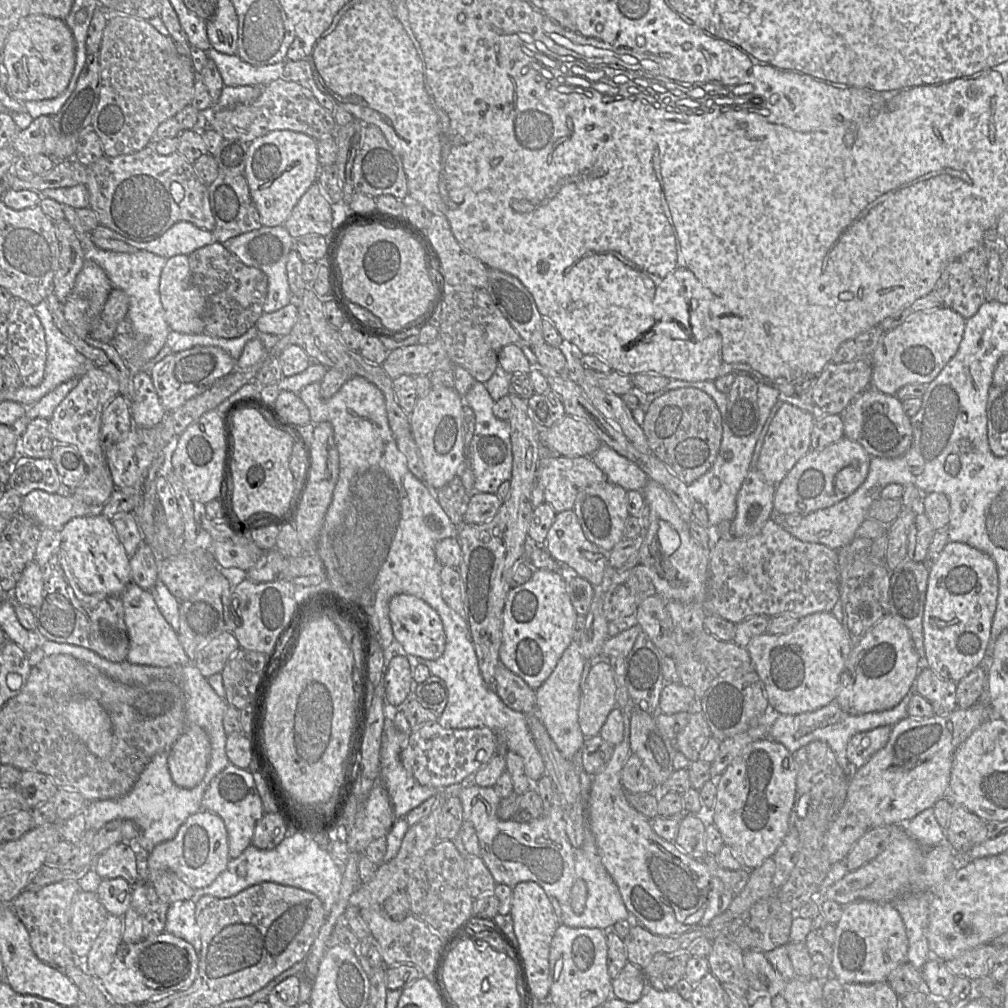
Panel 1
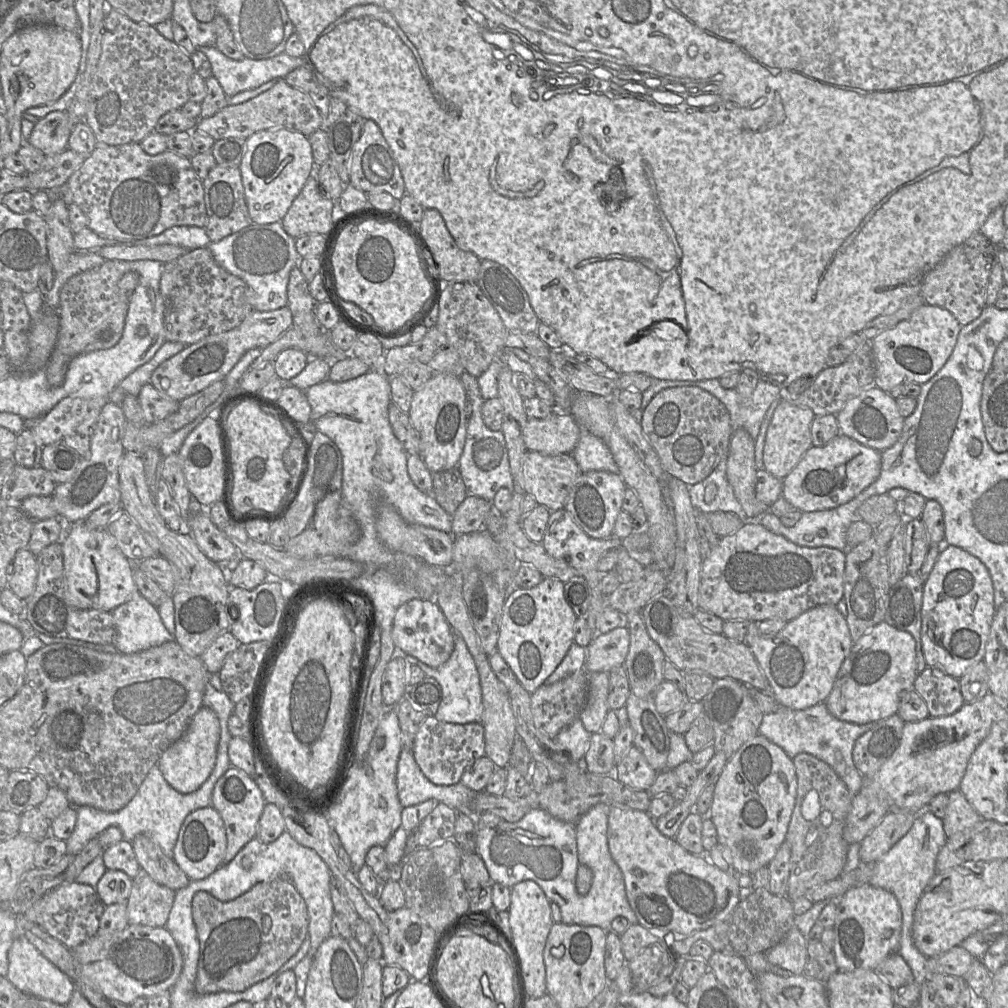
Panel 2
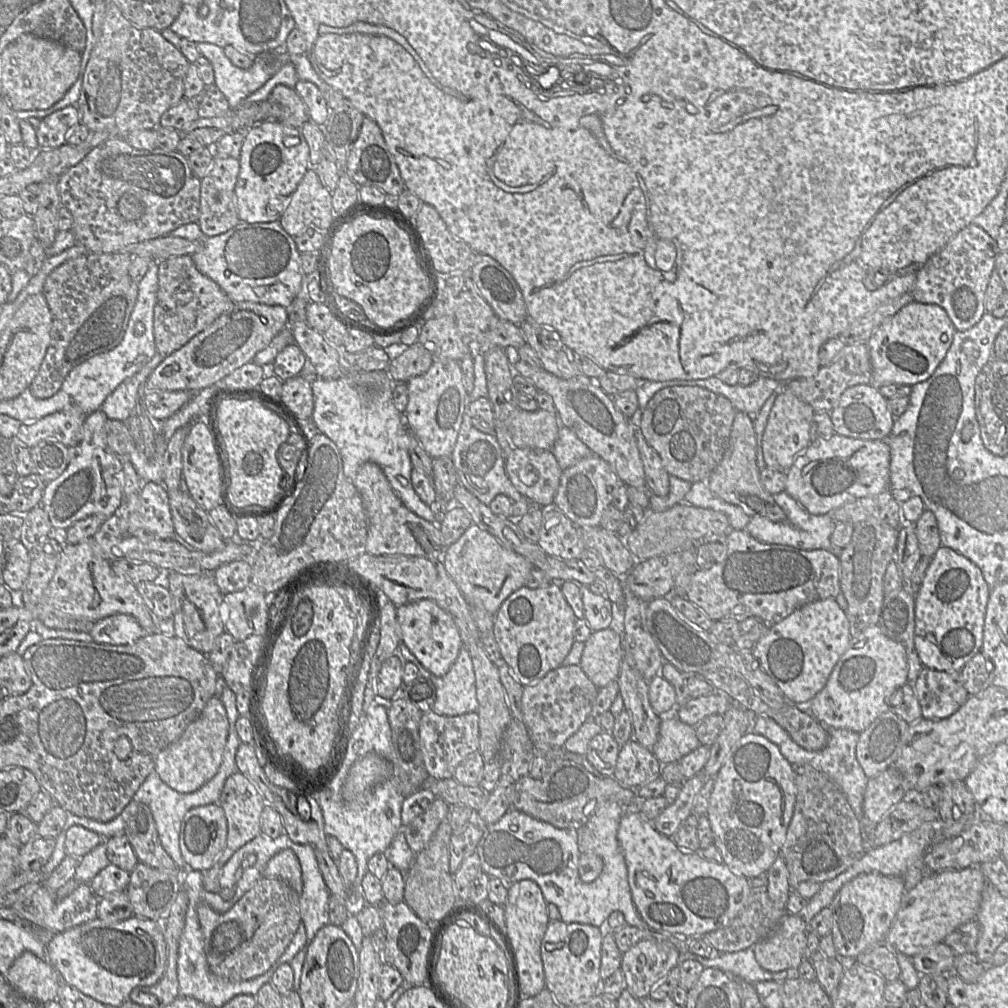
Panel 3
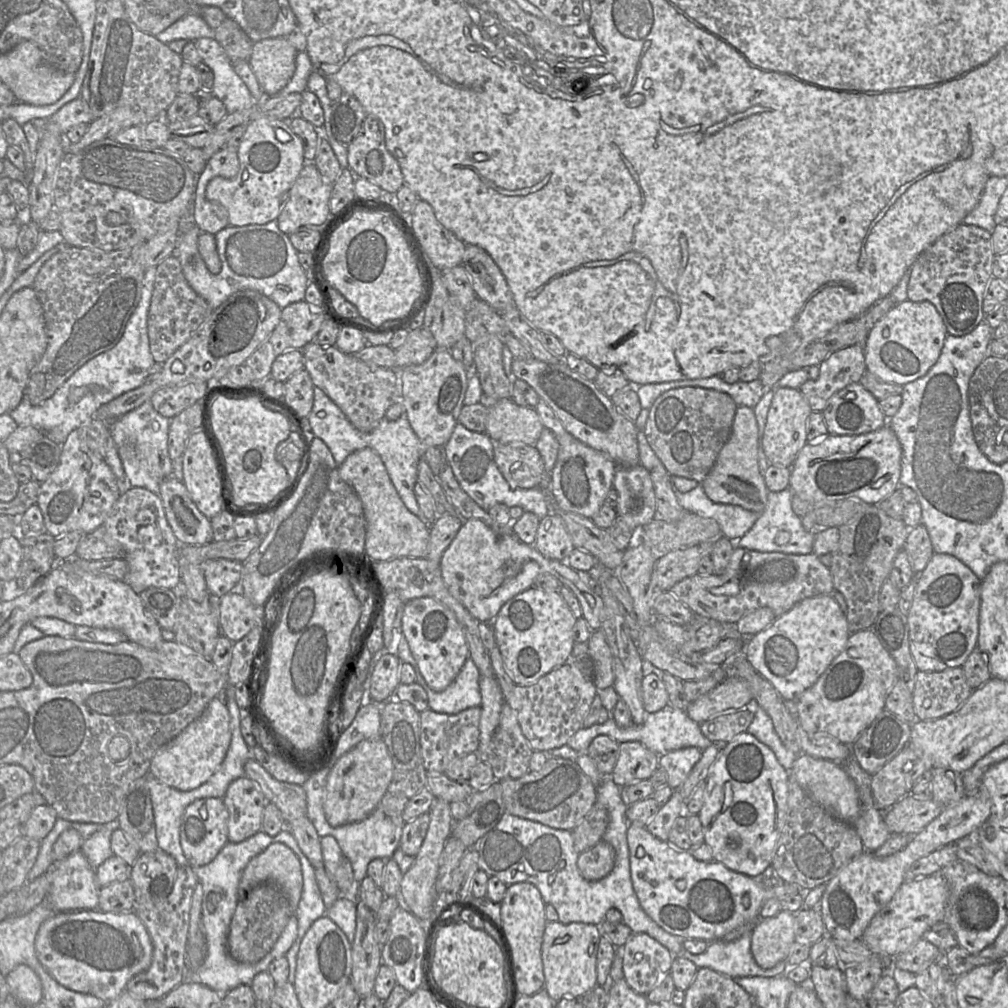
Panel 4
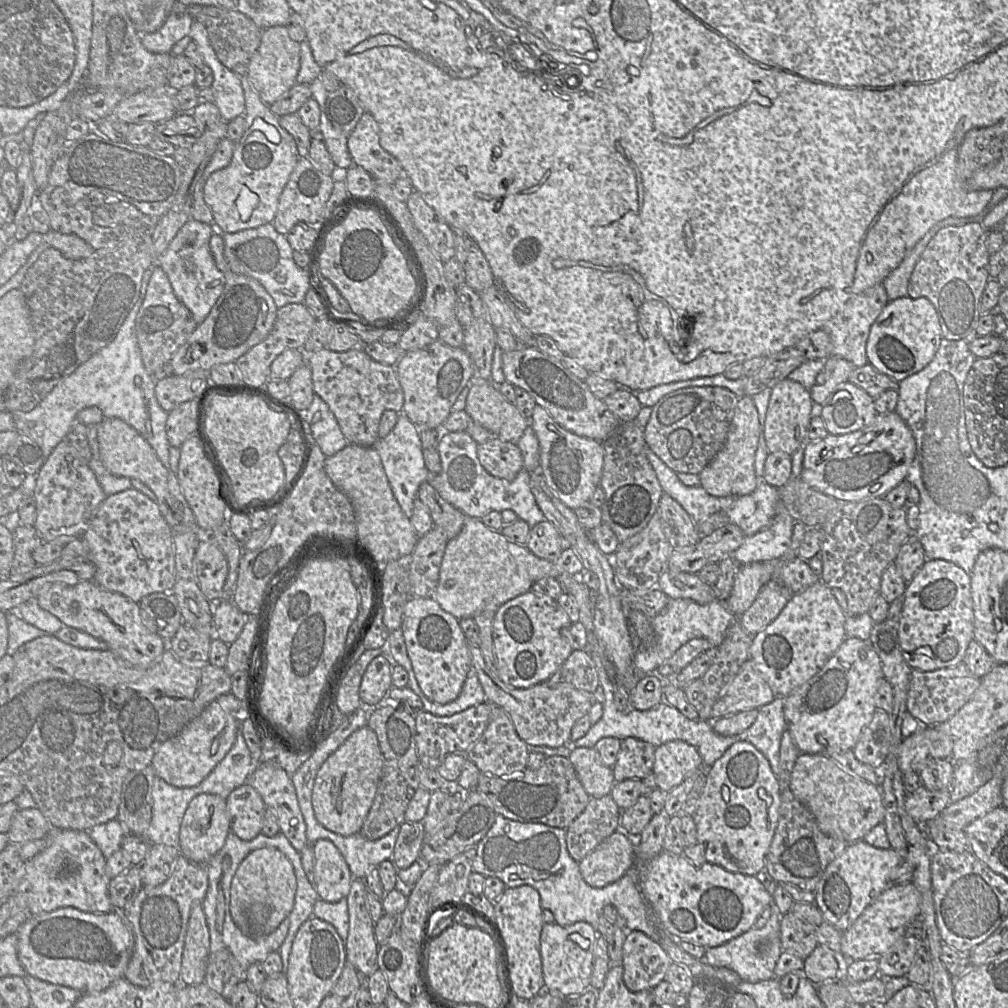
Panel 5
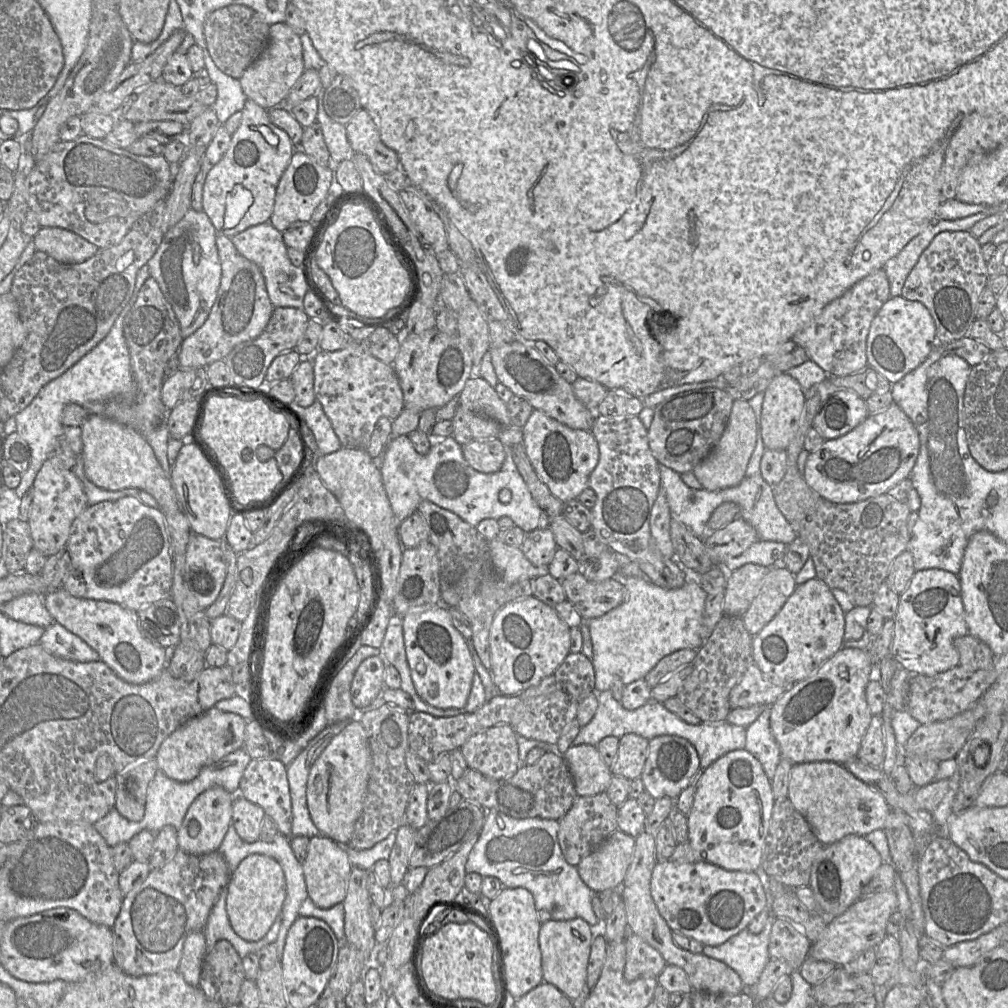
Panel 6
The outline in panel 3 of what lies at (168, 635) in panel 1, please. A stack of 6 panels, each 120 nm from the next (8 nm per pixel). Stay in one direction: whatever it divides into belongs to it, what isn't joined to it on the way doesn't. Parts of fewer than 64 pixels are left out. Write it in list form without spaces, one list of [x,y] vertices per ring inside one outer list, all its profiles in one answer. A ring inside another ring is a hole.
[[[115,614],[96,621],[89,631],[93,641],[98,644],[133,644],[147,634],[137,620],[127,614]]]

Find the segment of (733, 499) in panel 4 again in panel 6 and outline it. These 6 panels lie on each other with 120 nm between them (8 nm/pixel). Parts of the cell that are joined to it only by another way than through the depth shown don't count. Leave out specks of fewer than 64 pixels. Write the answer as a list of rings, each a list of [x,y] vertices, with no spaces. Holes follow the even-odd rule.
[[[734,400],[731,414],[723,435],[712,452],[693,470],[702,487],[709,491],[718,491],[738,485],[746,477],[749,460],[757,441],[757,423],[755,412],[746,400]]]

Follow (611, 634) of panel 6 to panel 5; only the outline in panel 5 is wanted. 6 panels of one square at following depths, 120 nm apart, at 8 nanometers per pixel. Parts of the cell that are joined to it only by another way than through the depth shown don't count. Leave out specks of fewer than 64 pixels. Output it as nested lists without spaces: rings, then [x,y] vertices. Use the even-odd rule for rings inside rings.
[[[670,599],[667,607],[650,619],[654,630],[654,641],[651,644],[640,644],[636,649],[634,665],[639,679],[663,665],[679,648],[692,639],[705,638],[711,647],[718,647],[724,639],[727,628],[736,618],[739,617],[727,609],[726,603],[719,600],[701,605],[690,599]]]

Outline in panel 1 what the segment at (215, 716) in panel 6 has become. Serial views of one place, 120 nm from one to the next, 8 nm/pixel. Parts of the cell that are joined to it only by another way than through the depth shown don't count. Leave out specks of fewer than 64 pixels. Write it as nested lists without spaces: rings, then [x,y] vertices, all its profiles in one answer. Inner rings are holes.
[[[187,725],[168,755],[168,768],[173,782],[184,789],[196,787],[206,773],[210,753],[206,732],[198,725]]]

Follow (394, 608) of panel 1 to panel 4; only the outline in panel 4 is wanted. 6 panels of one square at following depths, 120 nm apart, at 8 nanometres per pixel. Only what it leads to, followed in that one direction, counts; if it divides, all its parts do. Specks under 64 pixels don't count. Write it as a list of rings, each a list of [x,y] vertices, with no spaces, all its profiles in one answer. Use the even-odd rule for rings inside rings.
[[[415,598],[405,602],[401,623],[402,635],[427,685],[436,692],[445,690],[469,657],[467,641],[454,612],[434,598]]]

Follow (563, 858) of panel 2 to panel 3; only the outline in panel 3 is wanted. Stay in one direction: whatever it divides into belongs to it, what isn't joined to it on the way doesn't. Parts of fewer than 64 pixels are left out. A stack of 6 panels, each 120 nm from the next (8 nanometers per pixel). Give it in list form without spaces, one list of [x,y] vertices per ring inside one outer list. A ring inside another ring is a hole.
[[[605,801],[591,809],[588,821],[578,830],[560,829],[516,809],[509,810],[496,823],[486,826],[475,852],[481,860],[482,871],[491,878],[498,878],[510,885],[521,880],[534,881],[542,891],[548,904],[555,904],[565,923],[580,923],[605,928],[609,915],[614,911],[623,913],[628,925],[641,930],[650,928],[638,913],[631,896],[628,871],[624,854],[617,839],[617,832],[626,809],[614,801]],[[582,852],[592,852],[603,860],[601,874],[591,883],[584,883],[578,873],[579,857]]]

